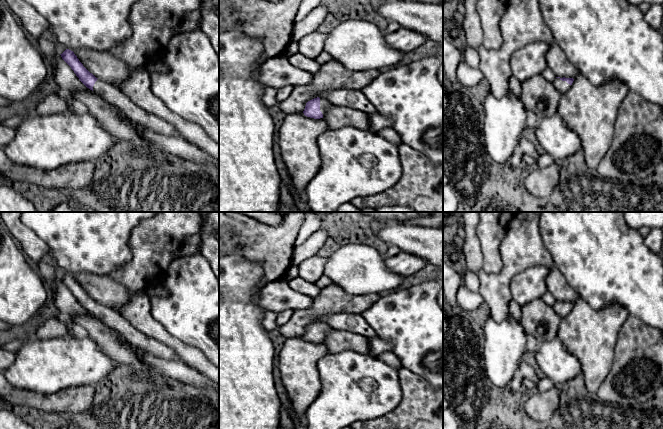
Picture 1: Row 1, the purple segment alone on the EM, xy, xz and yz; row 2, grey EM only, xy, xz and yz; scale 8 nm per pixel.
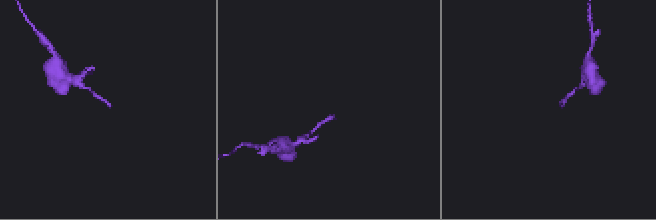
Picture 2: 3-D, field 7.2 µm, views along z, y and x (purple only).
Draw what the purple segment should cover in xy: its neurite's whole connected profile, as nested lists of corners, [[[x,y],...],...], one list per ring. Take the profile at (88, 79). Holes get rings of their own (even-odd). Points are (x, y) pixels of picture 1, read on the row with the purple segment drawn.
[[[66,49],[60,55],[87,88],[99,94],[103,99],[116,105],[121,109],[125,116],[137,125],[149,129],[159,135],[170,137],[179,135],[179,132],[174,125],[139,107],[131,101],[121,89],[96,78],[83,66],[73,51]]]

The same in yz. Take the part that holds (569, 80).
[[[556,77],[553,85],[555,86],[555,88],[560,92],[560,93],[564,93],[566,91],[568,91],[568,89],[570,88],[570,86],[572,85],[574,79],[573,78],[560,78],[560,77]]]

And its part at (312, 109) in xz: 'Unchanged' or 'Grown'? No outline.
Grown

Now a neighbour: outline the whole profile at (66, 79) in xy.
[[[57,54],[51,62],[55,64],[55,81],[60,88],[60,92],[66,94],[69,99],[71,99],[71,95],[79,89],[90,90],[79,80],[60,54]]]

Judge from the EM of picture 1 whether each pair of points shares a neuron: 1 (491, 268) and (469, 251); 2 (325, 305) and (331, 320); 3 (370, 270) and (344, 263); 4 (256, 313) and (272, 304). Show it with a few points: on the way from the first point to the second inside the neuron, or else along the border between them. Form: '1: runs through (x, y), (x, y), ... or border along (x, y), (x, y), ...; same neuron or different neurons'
1: border along (478, 238), (481, 244), (483, 269); different neurons
2: border along (352, 313), (325, 314), (318, 320); different neurons
3: runs through (364, 265), (350, 264); same neuron
4: border along (262, 286), (255, 297), (255, 301), (265, 310); different neurons

